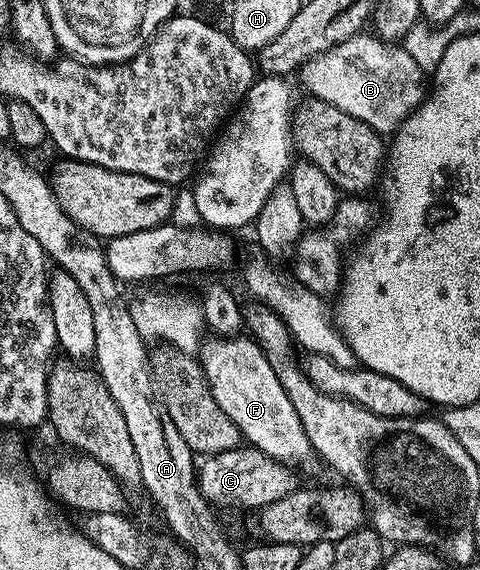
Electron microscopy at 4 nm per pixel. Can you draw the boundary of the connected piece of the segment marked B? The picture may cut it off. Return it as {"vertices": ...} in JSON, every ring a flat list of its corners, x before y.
{"vertices":[[369,32,351,36,343,40,343,44,335,44,335,48,315,56,301,67,299,77,316,101,331,104,347,112,347,116,355,116,355,120,363,120,363,124,382,136,389,136,397,131,405,123,407,116,416,112,427,97,426,71,421,70,419,64,415,64,415,60,411,60,411,56,407,56,400,45,383,42]]}

